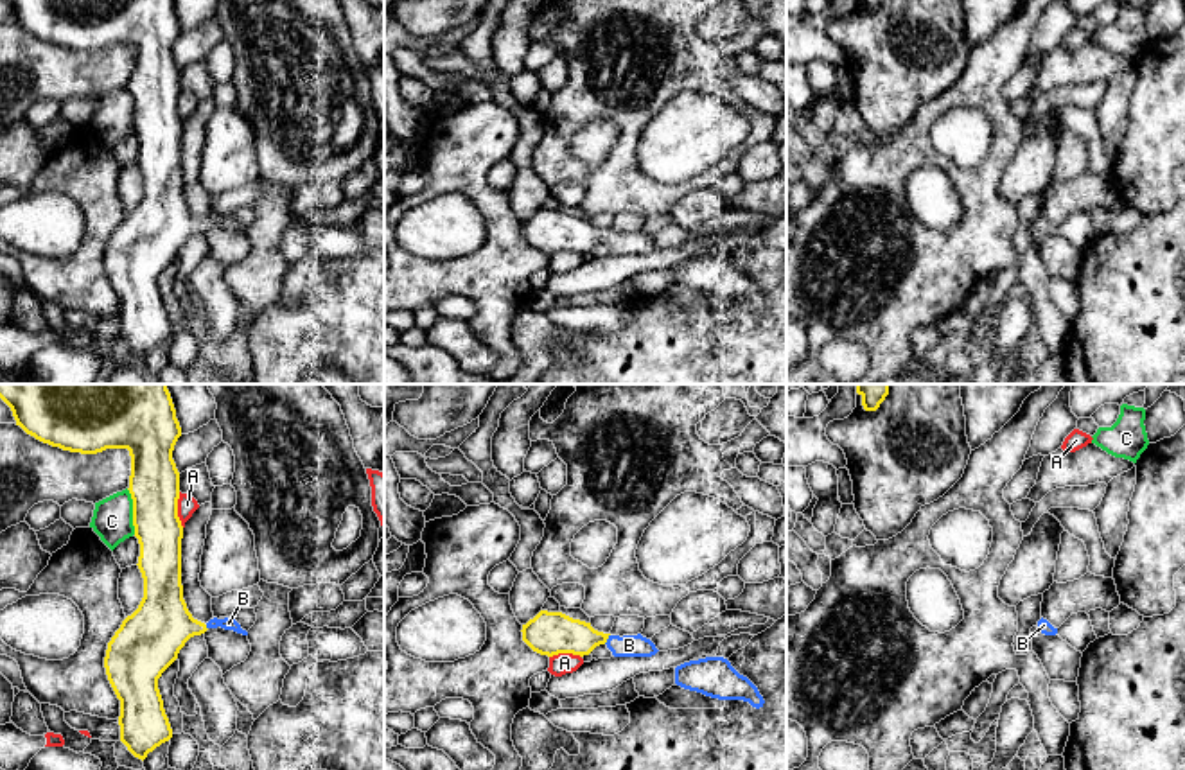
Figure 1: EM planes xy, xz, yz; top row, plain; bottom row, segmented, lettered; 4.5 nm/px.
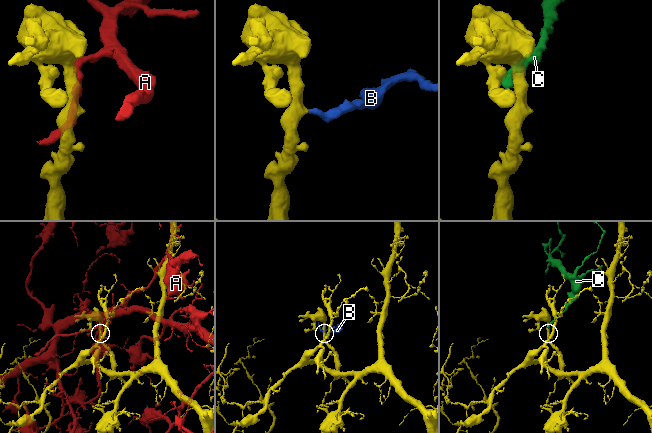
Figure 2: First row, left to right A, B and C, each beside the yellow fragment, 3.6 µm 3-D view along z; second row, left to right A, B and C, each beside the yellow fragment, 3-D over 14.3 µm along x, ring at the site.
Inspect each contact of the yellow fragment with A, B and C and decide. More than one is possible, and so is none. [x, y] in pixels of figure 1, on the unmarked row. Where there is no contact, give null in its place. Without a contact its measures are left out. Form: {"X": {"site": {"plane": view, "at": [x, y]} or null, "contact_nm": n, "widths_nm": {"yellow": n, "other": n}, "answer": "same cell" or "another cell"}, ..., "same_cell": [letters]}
{"A": {"site": {"plane": "xy", "at": [176, 108]}, "contact_nm": 160, "widths_nm": {"yellow": 220, "other": 90}, "answer": "another cell"}, "B": {"site": {"plane": "xz", "at": [607, 236]}, "contact_nm": 50, "widths_nm": {"yellow": 190, "other": 100}, "answer": "same cell"}, "C": {"site": {"plane": "xy", "at": [133, 110]}, "contact_nm": 220, "widths_nm": {"yellow": 220, "other": 180}, "answer": "another cell"}, "same_cell": ["B"]}

